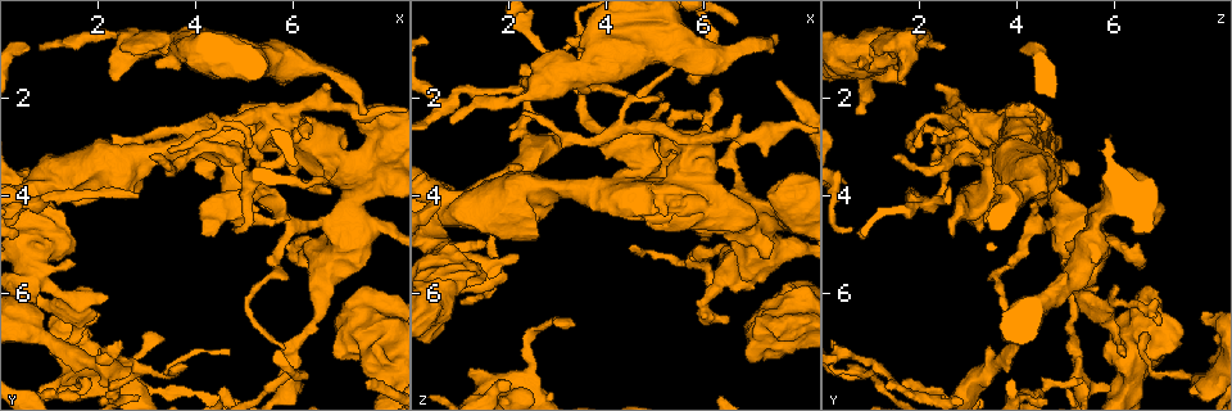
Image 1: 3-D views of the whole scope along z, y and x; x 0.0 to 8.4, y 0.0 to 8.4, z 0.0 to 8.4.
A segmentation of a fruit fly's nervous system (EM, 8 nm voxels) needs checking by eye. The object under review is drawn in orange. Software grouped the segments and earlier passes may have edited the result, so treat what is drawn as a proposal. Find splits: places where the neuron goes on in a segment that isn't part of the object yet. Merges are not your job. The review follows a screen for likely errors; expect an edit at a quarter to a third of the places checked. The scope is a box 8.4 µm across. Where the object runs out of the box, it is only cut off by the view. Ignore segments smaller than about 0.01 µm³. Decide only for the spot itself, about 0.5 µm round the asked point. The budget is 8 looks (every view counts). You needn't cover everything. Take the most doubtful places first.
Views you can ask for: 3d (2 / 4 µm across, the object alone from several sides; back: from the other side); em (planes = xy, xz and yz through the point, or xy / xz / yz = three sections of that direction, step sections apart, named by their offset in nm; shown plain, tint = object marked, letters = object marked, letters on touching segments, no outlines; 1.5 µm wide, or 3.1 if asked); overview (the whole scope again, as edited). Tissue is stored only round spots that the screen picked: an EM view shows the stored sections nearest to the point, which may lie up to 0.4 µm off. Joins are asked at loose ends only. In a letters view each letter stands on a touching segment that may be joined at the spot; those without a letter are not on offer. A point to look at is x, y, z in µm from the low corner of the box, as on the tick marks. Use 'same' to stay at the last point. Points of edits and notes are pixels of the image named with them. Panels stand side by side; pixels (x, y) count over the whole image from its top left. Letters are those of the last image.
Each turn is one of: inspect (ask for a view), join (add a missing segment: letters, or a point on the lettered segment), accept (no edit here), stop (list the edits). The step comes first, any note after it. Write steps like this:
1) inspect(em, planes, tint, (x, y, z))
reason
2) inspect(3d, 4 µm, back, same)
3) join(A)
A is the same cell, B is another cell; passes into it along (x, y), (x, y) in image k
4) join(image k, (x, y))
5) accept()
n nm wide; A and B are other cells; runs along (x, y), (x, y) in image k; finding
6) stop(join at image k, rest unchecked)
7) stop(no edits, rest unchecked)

inspect(em, planes, tint, (2.40, 1.60, 1.65))
stops while still wide

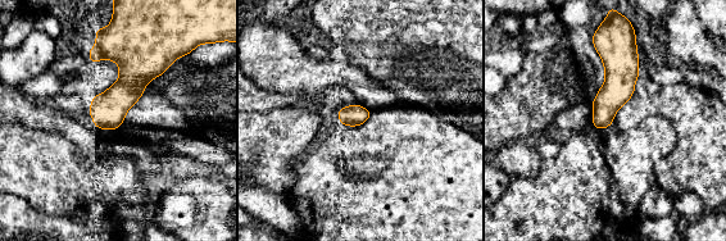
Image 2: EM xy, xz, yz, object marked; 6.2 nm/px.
inspect(em, planes, letters, same)
what lies round it

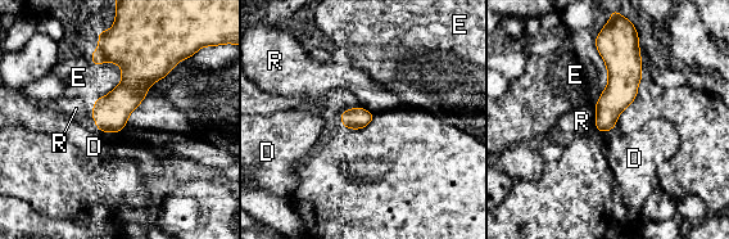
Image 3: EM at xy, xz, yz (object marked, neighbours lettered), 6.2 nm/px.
accept()
D, E and R are other cells; no lettered segment goes on from it

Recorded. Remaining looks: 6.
inspect(3d, 2 µm, back, (7.40, 2.30, 0.70))
branch stops here

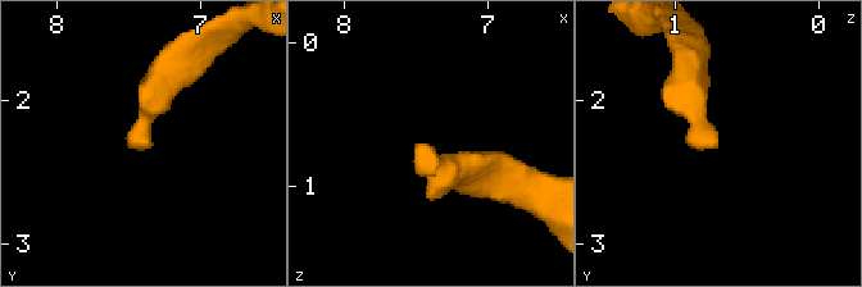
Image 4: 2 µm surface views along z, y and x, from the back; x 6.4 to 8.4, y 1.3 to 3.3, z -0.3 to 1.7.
inspect(em, xy, step 4, tint, (7.48, 2.26, 0.70))
shape alone is not enough

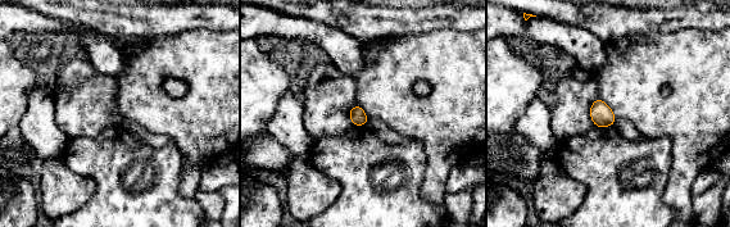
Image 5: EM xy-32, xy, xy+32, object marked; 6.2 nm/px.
inspect(em, xy, step 4, letters, same)

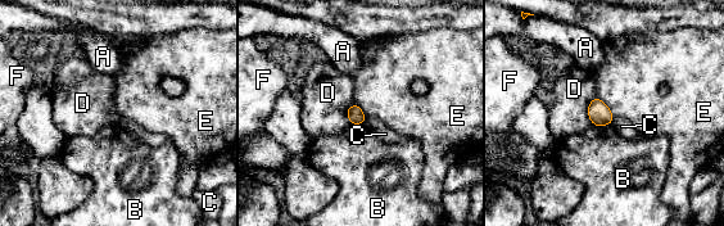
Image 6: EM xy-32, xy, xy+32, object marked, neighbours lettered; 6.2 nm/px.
accept()
A, B, C, D, E and F are other cells; no lettered segment goes on from it

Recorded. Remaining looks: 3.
inspect(3d, 2 µm, (3.45, 3.15, 1.90))

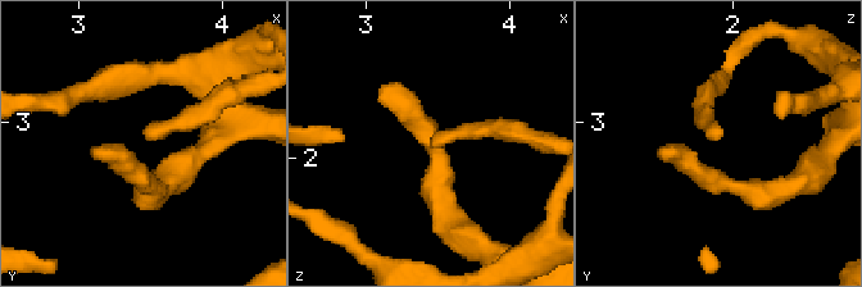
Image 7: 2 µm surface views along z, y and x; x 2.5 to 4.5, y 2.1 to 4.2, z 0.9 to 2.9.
inspect(em, planes, letters, (3.48, 3.12, 1.94))
shape alone is not enough

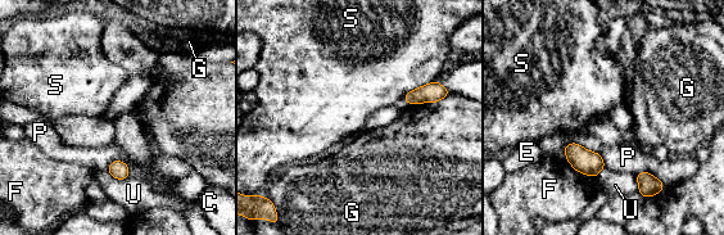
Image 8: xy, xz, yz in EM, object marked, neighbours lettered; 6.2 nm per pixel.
accept()
C, E, F, G, P, S and U are other cells; border along (434, 80), (407, 91), (401, 98) in image 8; none of them fits

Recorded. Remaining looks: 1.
stop(no edits, rest unchecked)

